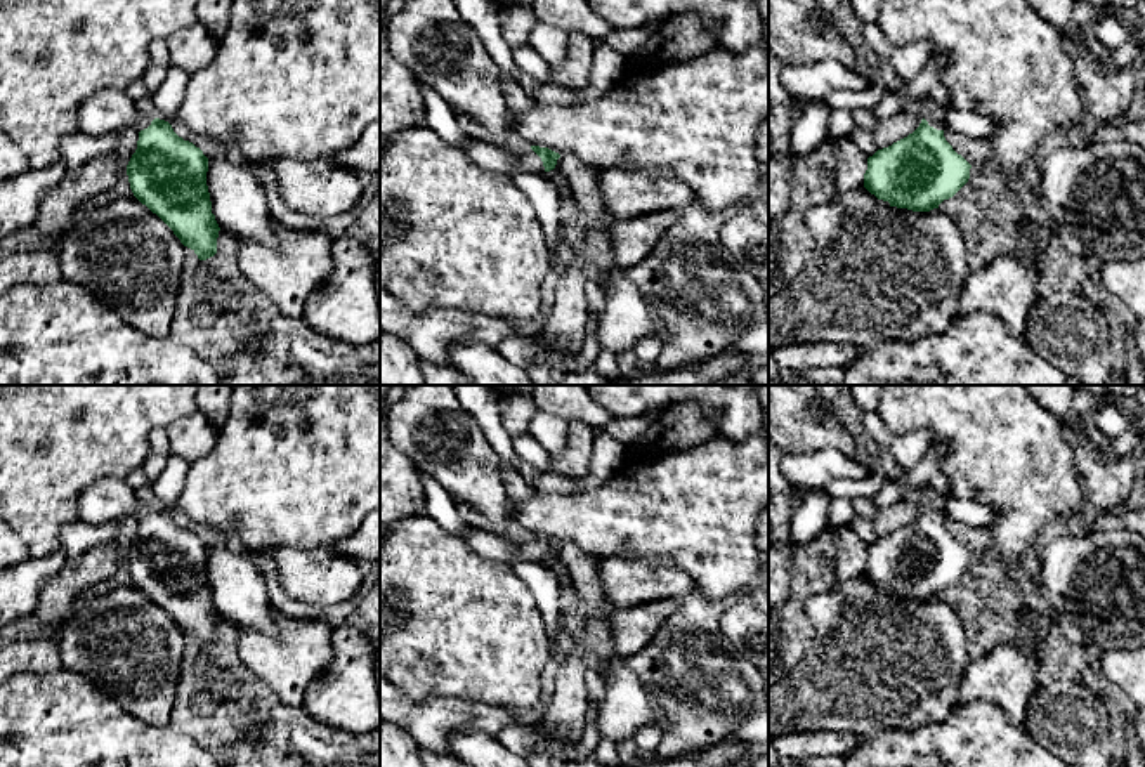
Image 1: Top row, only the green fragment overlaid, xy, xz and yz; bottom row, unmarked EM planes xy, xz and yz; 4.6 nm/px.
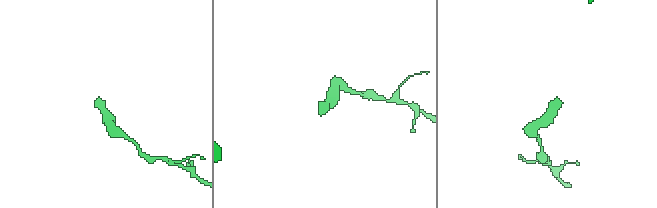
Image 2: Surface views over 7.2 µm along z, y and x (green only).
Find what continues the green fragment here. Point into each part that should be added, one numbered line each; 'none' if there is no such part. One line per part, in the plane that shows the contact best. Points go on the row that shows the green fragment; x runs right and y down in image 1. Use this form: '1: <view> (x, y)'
1: xz (490, 157)

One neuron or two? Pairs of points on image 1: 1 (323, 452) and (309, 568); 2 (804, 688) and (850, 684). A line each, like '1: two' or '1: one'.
1: two
2: one

